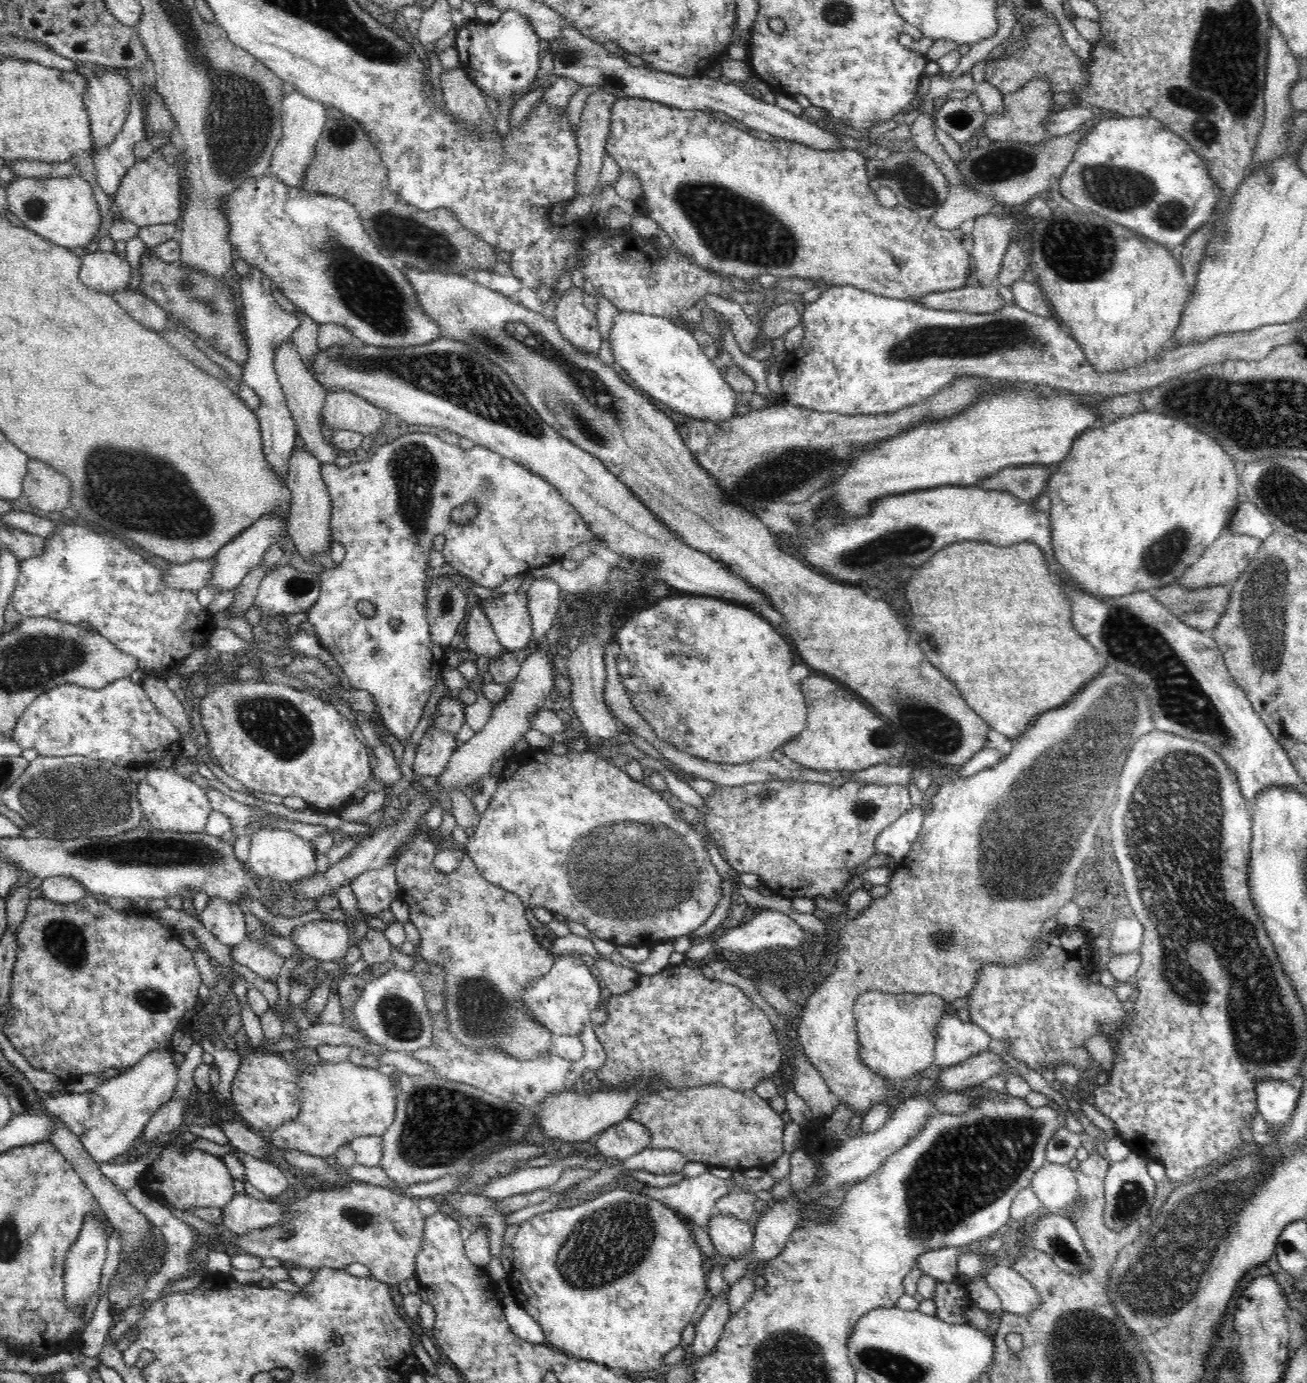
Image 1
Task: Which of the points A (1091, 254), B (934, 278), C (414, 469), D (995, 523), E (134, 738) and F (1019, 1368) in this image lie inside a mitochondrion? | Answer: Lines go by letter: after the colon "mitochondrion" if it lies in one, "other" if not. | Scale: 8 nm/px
A: mitochondrion
B: other
C: mitochondrion
D: other
E: other
F: other

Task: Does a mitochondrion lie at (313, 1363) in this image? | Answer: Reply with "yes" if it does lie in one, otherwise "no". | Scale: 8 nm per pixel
yes

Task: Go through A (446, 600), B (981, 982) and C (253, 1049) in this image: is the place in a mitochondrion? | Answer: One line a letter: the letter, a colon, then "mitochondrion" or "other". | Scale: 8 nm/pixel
A: mitochondrion
B: other
C: other

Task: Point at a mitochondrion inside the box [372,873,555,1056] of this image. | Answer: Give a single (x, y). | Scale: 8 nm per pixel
(488, 1004)

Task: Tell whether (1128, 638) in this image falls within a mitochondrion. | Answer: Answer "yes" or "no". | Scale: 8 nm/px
yes

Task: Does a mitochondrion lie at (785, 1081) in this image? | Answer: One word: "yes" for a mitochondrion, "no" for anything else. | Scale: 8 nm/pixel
no

